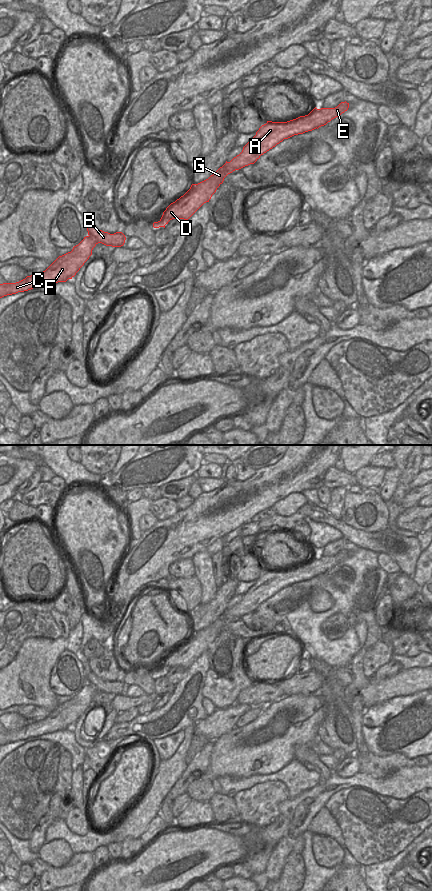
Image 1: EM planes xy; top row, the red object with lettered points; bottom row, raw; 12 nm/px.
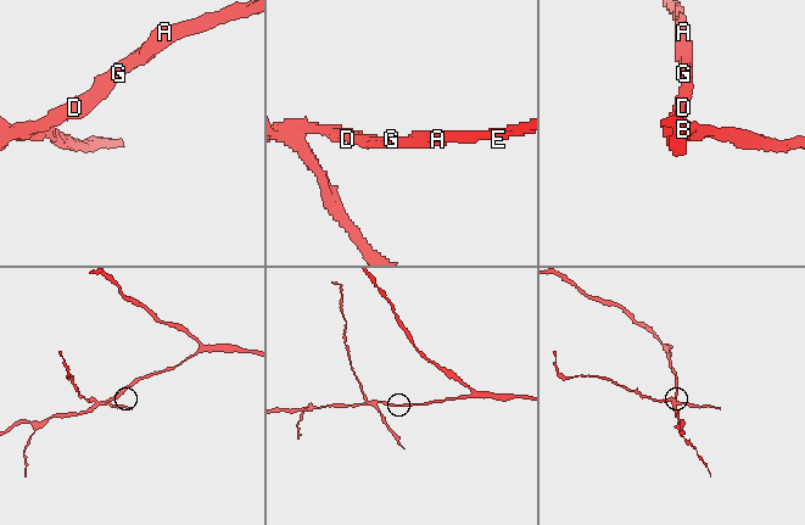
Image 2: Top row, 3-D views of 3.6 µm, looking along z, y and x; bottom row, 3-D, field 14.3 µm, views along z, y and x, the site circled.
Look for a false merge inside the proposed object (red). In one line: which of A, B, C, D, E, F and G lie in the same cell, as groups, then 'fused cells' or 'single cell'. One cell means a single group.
A C D E F G / B; fused cells

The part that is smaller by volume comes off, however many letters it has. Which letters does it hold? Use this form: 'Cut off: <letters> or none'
Cut off: B

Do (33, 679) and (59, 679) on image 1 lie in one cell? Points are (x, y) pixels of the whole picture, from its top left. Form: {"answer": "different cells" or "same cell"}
{"answer": "different cells"}

